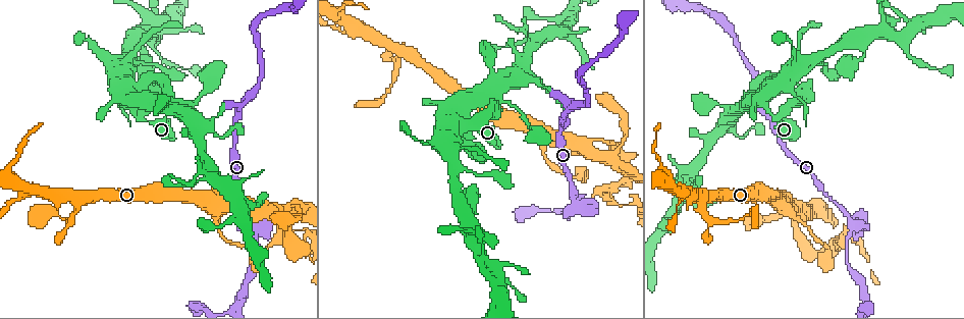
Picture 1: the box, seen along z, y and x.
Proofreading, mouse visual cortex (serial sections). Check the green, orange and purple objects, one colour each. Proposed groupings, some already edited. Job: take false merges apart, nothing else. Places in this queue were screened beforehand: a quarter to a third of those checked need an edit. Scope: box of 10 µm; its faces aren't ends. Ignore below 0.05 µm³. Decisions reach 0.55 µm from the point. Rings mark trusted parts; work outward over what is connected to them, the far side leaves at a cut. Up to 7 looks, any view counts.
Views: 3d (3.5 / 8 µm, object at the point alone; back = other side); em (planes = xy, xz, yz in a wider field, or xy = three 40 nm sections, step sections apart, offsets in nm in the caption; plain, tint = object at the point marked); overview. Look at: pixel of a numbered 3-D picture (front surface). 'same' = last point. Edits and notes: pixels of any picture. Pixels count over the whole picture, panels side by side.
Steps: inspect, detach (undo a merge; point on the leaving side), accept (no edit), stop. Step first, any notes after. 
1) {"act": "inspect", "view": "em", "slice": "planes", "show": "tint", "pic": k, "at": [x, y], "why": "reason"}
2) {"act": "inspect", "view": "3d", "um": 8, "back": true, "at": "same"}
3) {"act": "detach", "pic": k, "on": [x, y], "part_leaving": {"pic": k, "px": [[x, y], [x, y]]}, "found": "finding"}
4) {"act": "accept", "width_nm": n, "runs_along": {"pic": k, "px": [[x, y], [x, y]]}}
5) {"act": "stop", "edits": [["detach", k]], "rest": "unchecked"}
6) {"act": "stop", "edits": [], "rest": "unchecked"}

{"act": "inspect", "view": "3d", "um": 3.5, "pic": 1, "at": [852, 226]}

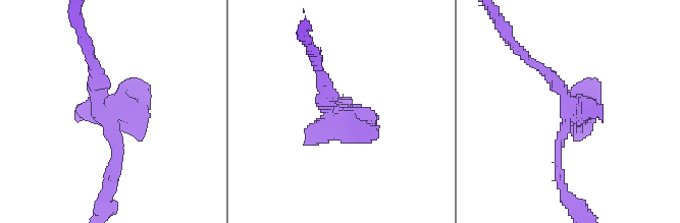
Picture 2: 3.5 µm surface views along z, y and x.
{"act": "inspect", "view": "em", "slice": "xy", "step": 5, "show": "tint", "pic": 2, "at": [573, 109], "why": "now the EM"}

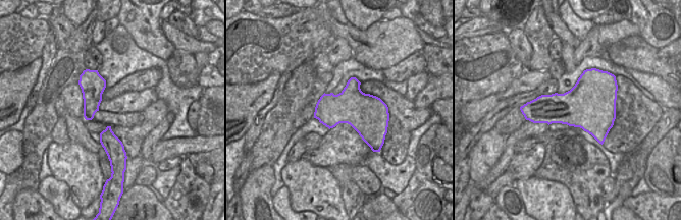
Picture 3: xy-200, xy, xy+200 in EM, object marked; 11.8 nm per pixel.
{"act": "detach", "pic": 2, "on": [373, 118], "found": "two cells meet here"}

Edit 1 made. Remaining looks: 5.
{"act": "inspect", "view": "3d", "um": 3.5, "pic": 1, "at": [577, 144], "why": "three-way junction"}

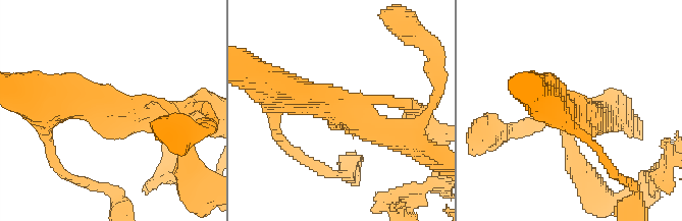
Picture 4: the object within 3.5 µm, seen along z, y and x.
{"act": "inspect", "view": "em", "slice": "xy", "step": 1, "show": "tint", "pic": 4, "at": [339, 106]}

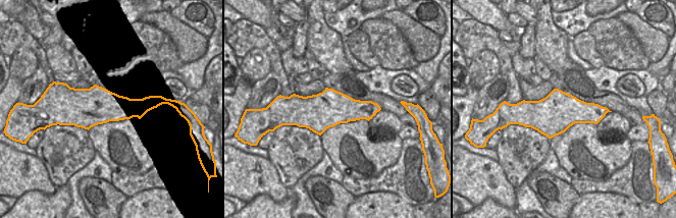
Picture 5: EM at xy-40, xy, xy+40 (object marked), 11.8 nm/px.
{"act": "inspect", "view": "em", "slice": "xy", "step": 3, "show": "tint", "at": "same"}

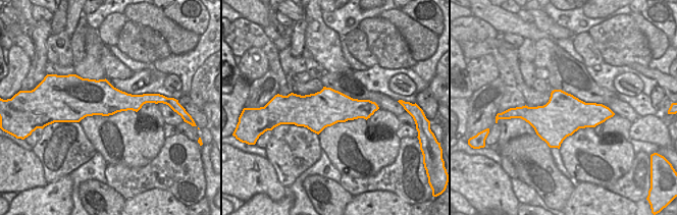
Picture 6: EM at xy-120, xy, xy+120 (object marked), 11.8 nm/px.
{"act": "accept", "found": "one cell here"}

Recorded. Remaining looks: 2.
{"act": "stop", "edits": [["detach", 2]], "rest": "unchecked"}

